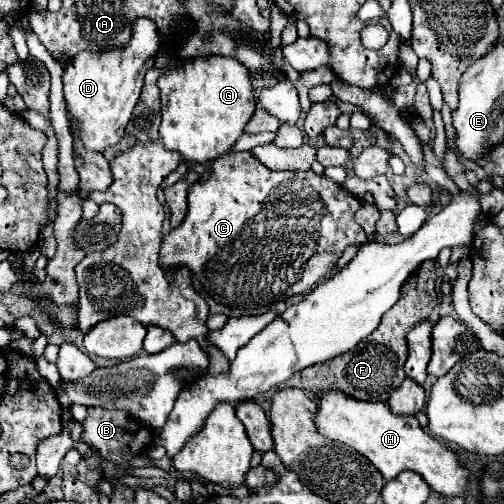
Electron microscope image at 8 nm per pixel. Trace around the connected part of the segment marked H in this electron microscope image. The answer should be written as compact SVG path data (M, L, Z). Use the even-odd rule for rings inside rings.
M324 391L316 413L316 427L324 437L340 441L364 455L386 481L396 479L402 471L414 471L428 483L432 493L442 497L462 497L468 493L470 471L460 463L458 455L448 445L424 433L416 417L392 415L384 403L356 401L340 391Z

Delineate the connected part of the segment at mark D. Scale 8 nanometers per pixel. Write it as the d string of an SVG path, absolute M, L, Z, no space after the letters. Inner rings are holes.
M142 17L134 21L132 37L126 47L100 53L82 51L72 59L72 63L66 65L62 81L66 111L72 117L70 131L76 141L82 141L84 149L102 153L108 147L120 143L132 109L138 103L144 75L154 65L158 49L160 43L156 25L150 19Z

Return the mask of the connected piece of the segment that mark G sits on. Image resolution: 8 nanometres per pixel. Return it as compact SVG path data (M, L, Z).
M230 57L190 59L184 67L162 75L158 87L162 97L160 139L166 149L178 151L192 163L210 163L228 153L256 109L250 73L242 63Z

